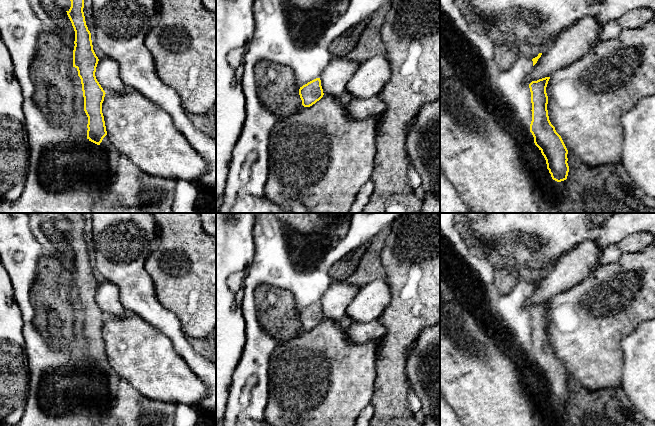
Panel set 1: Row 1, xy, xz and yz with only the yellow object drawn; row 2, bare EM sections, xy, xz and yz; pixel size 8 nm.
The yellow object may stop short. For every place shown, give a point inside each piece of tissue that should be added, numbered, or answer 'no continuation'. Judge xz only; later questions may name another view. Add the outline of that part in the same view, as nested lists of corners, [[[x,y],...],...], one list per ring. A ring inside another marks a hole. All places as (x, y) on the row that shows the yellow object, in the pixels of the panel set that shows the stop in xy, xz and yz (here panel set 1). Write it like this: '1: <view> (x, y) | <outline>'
no continuation

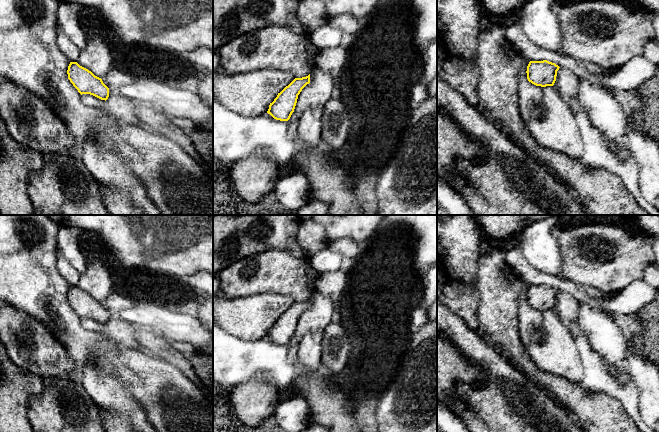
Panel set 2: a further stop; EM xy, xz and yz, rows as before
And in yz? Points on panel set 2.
no continuation

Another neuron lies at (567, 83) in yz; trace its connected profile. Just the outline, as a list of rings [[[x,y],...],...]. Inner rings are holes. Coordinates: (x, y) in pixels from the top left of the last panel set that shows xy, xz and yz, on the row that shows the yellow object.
[[[559,68],[553,85],[565,102],[570,103],[579,90],[579,76],[569,69]]]

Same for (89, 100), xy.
[[[82,94],[81,100],[84,105],[90,107],[102,108],[106,104],[105,100],[101,100],[90,94]]]

